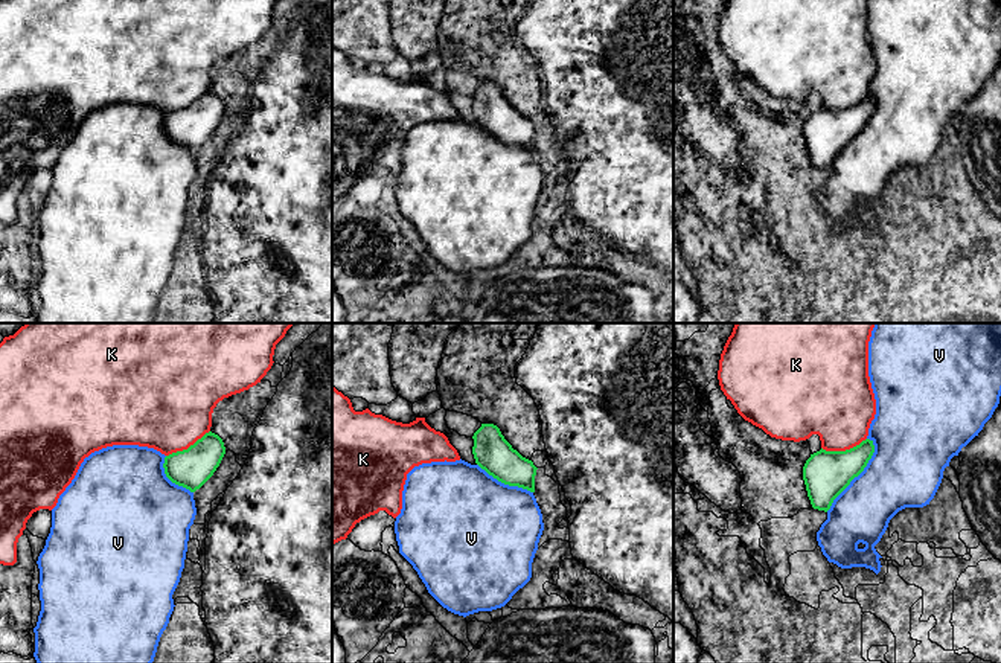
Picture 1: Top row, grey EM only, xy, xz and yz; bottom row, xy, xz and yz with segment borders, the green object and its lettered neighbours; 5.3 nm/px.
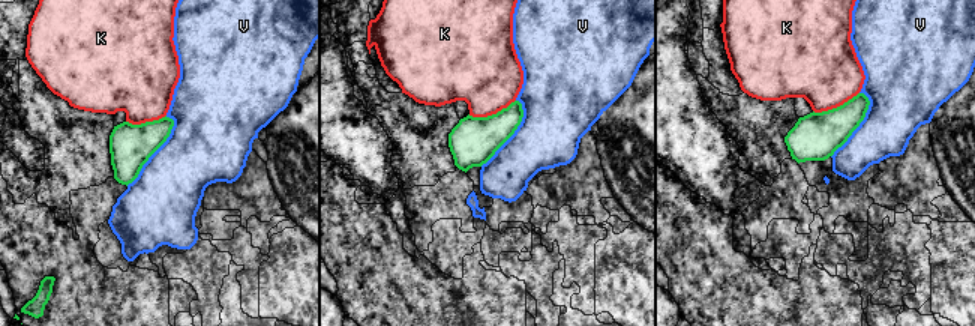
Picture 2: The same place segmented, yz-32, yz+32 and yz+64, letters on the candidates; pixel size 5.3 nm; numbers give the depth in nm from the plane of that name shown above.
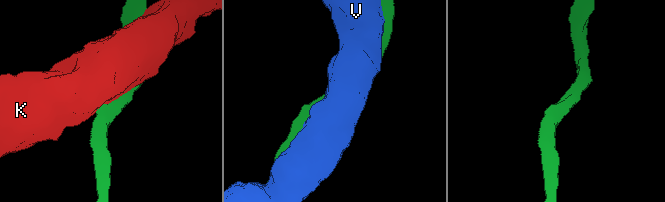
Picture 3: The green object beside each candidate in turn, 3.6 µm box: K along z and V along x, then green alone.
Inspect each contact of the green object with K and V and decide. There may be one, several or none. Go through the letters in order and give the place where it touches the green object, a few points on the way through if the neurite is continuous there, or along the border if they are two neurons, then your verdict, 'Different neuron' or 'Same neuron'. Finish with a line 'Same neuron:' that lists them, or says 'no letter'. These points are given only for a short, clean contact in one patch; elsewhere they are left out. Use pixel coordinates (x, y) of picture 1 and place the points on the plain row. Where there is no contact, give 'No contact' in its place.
K: Touches green at yz (843, 110). Different neuron
V: Touches green at yz (857, 134). Same neuron
Same neuron: V

